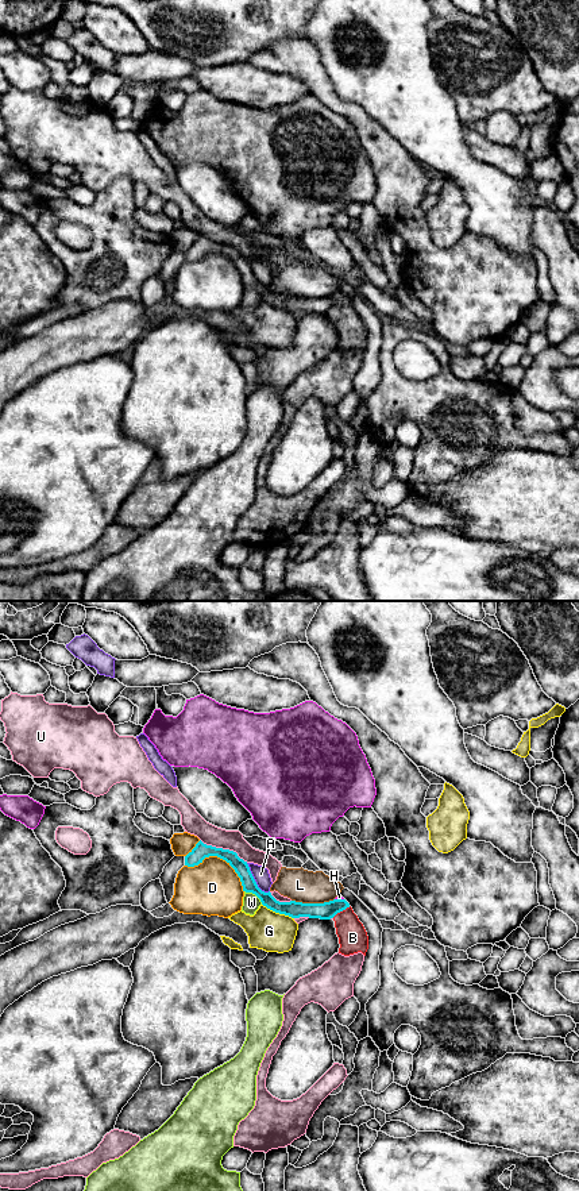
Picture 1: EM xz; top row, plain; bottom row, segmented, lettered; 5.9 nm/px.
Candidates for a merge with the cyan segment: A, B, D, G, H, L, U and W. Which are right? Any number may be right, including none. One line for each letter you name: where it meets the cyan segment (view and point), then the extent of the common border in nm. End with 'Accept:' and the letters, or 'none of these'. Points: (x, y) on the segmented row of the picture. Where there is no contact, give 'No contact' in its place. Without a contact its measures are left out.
Accept: none of these

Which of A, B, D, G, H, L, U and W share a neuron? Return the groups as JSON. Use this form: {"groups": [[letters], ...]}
{"groups": [["A"], ["B", "H"], ["D"], ["G"], ["L"], ["U"], ["W"]]}

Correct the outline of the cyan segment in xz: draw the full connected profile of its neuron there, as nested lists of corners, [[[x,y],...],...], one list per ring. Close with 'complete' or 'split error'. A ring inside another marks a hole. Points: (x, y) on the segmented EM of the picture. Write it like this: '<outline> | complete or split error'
[[[201,840],[185,856],[185,866],[198,866],[200,863],[202,863],[205,857],[209,856],[217,856],[225,860],[240,878],[243,891],[255,894],[260,899],[263,906],[275,913],[285,914],[292,918],[309,917],[331,920],[337,913],[350,907],[350,903],[346,899],[333,899],[324,903],[302,903],[296,901],[279,902],[271,895],[270,891],[265,893],[258,887],[247,862],[240,859],[236,852],[206,845]]] | complete

